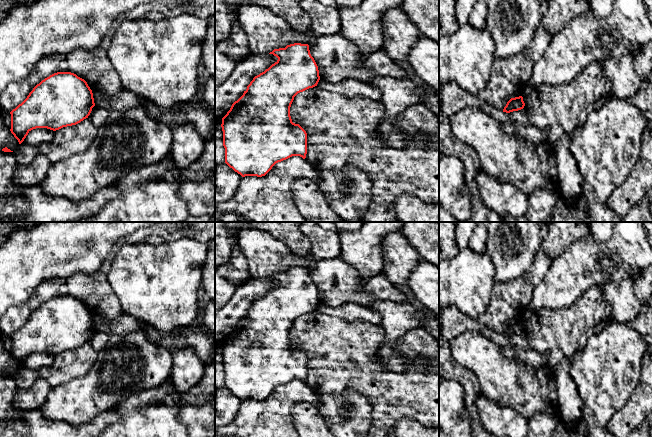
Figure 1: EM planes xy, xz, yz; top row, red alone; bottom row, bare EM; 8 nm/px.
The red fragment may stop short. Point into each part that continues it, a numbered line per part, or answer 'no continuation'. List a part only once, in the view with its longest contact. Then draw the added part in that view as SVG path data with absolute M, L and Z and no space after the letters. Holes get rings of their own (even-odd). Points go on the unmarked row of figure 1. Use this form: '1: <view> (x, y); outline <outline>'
no continuation

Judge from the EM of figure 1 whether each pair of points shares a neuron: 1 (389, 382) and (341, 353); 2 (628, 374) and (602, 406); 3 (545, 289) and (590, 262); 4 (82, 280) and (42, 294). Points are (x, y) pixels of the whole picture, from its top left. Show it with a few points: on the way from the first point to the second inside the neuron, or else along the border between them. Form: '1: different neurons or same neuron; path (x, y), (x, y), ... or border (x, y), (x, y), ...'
1: same neuron; path (377, 382), (370, 378), (353, 361)
2: same neuron; path (620, 382), (604, 398)
3: same neuron; path (556, 289), (579, 268)
4: same neuron; path (72, 286), (52, 288)

